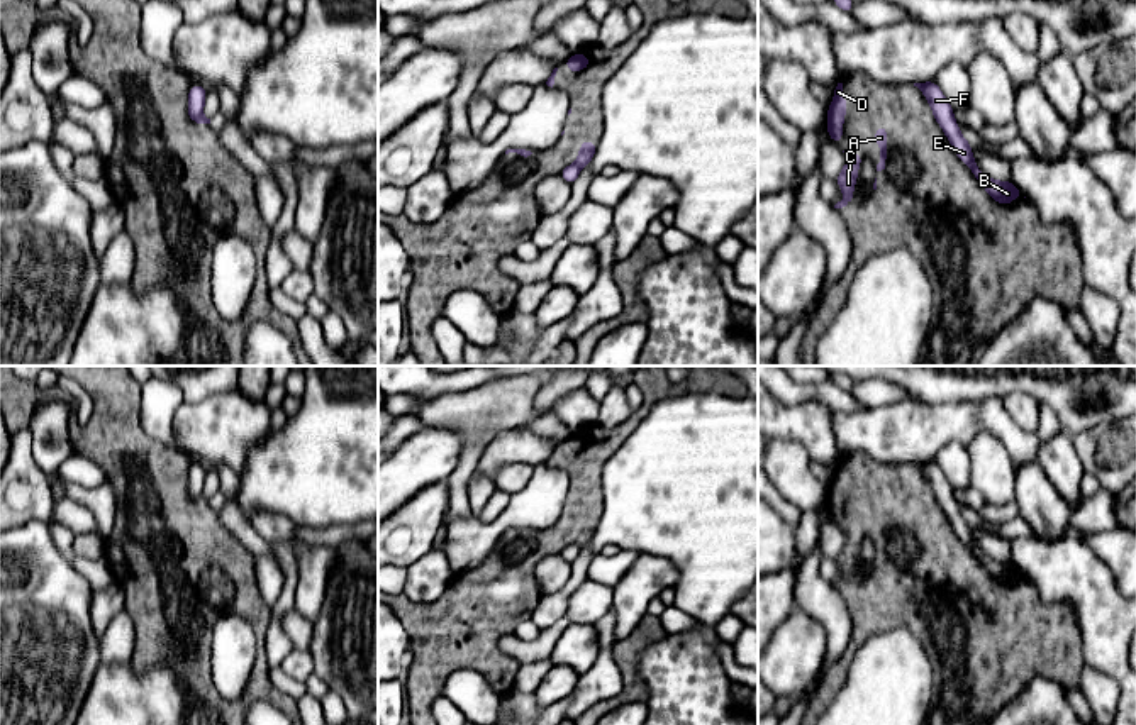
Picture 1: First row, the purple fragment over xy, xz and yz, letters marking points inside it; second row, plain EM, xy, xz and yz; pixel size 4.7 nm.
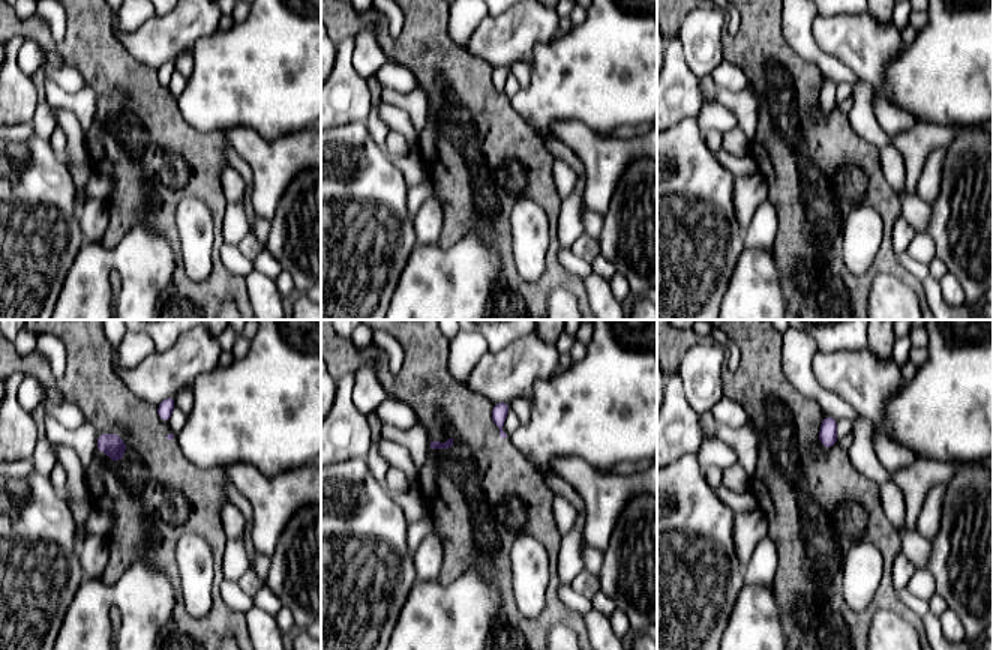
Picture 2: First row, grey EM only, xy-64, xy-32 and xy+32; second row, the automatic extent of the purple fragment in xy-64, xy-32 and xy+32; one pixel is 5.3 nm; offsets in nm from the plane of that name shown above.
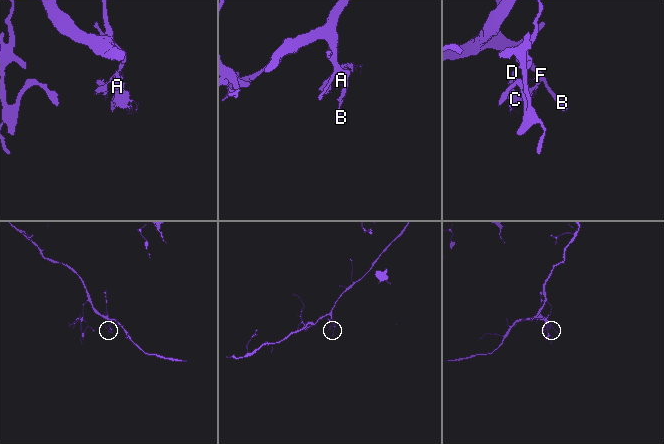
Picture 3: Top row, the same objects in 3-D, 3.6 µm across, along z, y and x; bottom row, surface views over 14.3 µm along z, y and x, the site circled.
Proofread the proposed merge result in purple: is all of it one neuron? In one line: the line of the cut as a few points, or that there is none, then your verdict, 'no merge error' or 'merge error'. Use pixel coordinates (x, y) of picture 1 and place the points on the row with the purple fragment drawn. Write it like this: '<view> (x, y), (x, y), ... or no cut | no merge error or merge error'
xz (573, 163), (580, 166) | merge error

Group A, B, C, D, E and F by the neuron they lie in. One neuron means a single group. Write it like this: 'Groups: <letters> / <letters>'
Groups: A C D / B E F

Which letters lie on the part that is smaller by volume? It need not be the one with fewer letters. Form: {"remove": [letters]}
{"remove": ["A", "C", "D"]}

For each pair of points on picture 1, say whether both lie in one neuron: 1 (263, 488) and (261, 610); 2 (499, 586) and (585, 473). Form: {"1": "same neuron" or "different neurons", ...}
{"1": "different neurons", "2": "same neuron"}

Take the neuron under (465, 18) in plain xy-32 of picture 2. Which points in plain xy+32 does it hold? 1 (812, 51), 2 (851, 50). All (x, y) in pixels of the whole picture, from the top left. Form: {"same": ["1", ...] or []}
{"same": ["1"]}

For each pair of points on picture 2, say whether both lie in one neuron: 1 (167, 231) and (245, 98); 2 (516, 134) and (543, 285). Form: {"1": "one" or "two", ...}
{"1": "two", "2": "one"}

